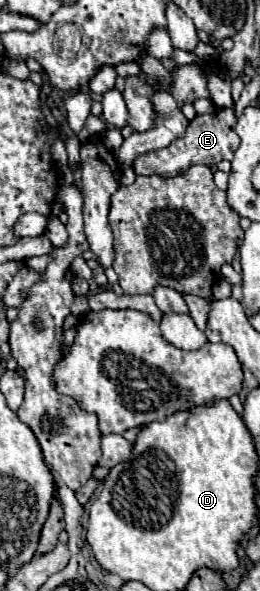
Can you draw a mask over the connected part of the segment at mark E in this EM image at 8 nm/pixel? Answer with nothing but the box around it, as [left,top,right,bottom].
[133,105,239,177]

